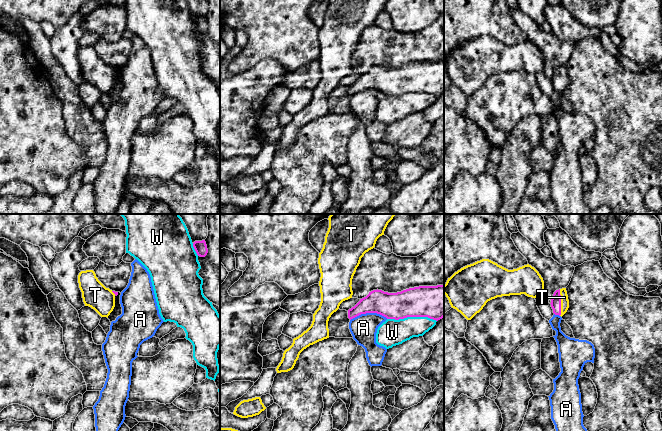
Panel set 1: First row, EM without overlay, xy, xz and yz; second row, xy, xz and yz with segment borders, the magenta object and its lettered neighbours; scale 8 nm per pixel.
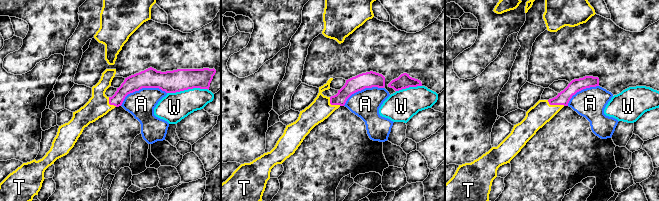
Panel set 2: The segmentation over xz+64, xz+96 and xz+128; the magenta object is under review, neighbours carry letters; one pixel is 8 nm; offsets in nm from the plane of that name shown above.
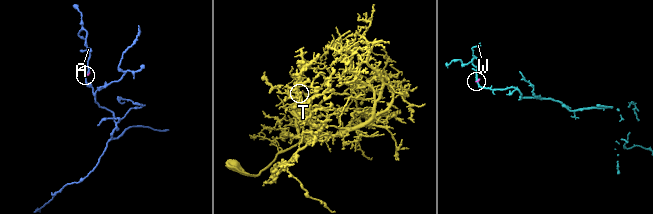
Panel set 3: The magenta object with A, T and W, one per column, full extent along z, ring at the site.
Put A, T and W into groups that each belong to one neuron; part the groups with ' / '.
A / T / W

